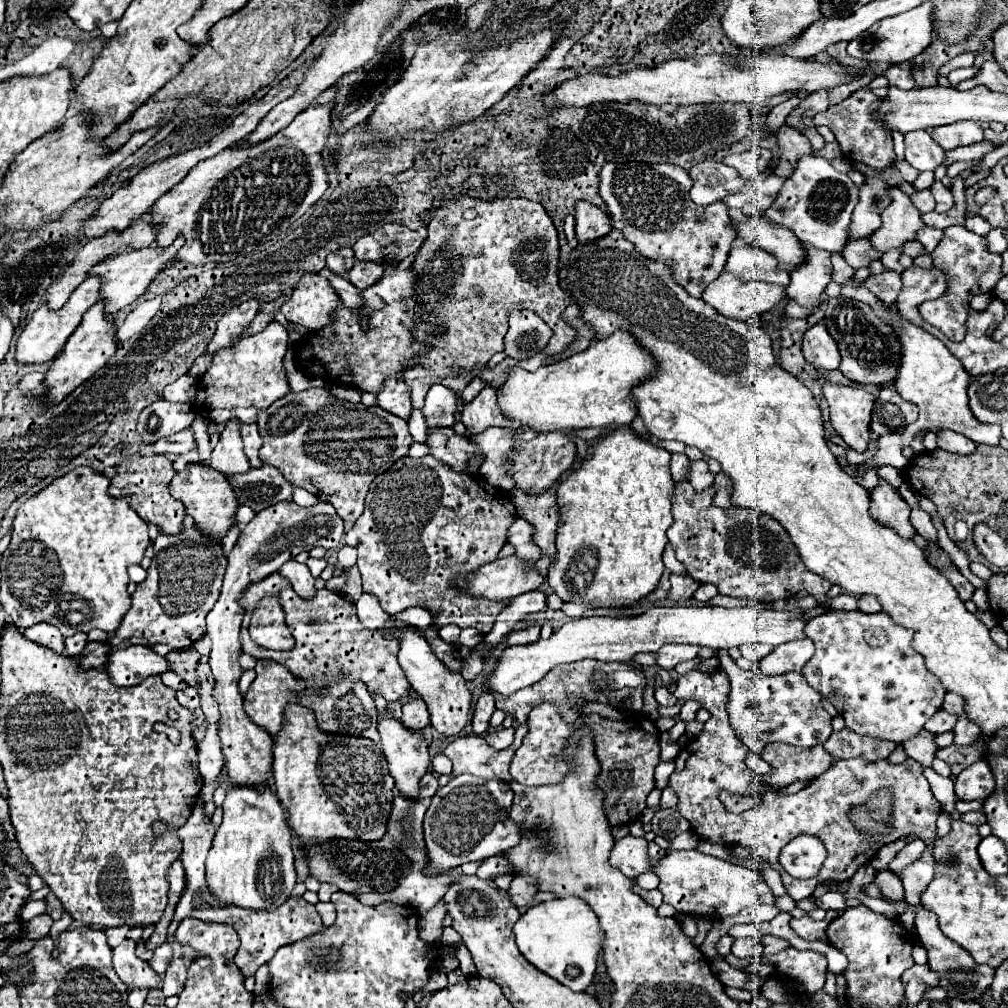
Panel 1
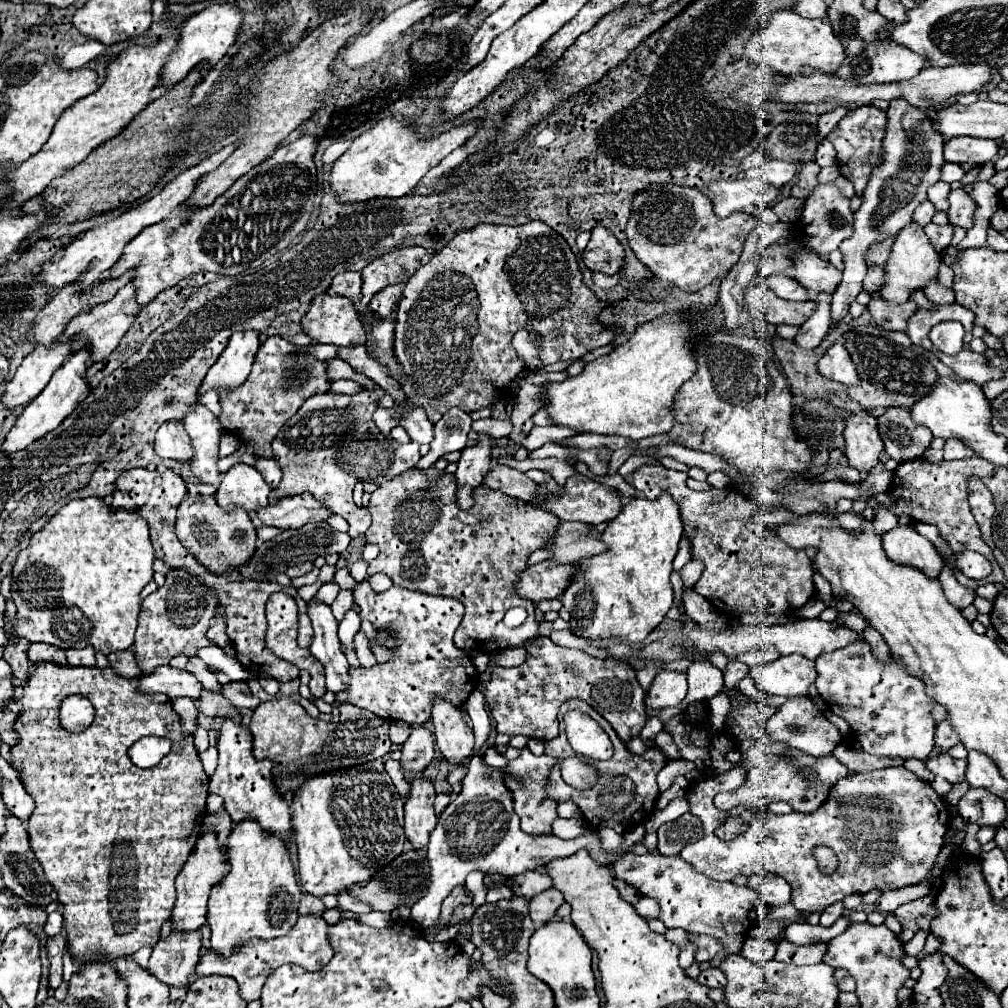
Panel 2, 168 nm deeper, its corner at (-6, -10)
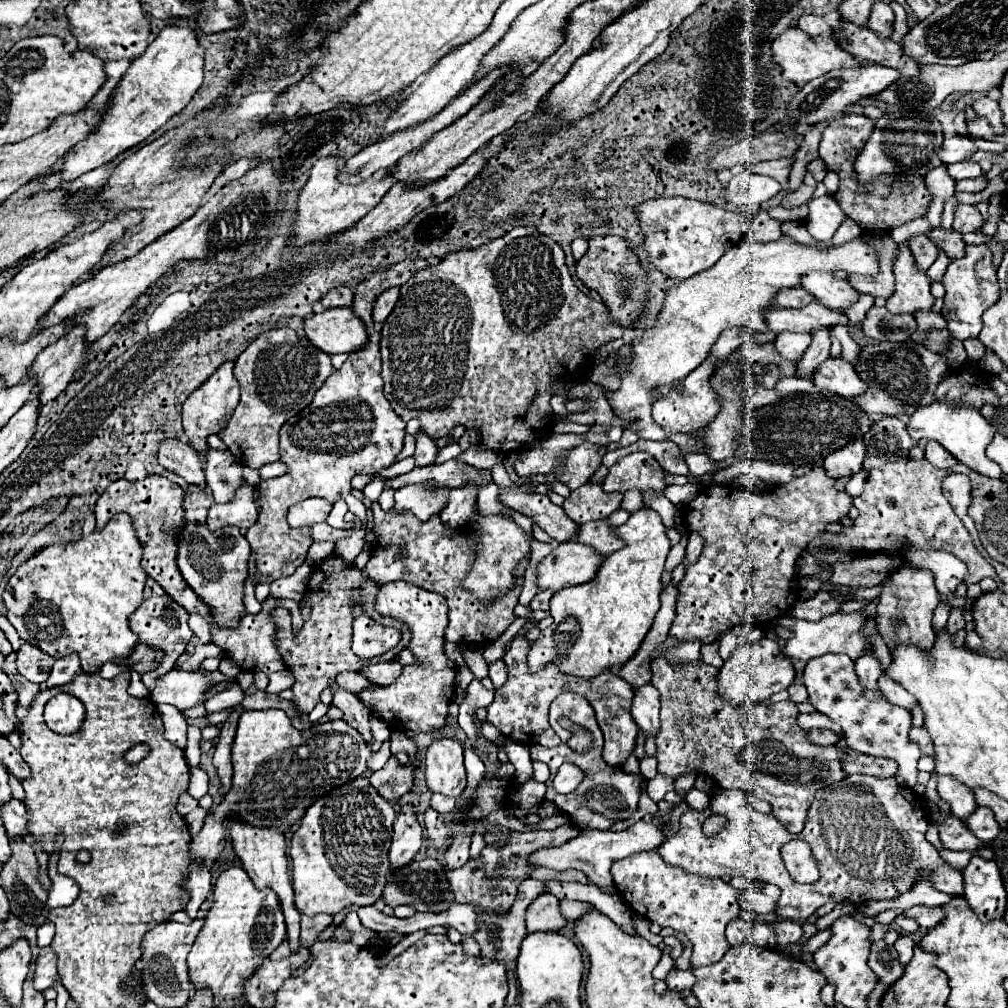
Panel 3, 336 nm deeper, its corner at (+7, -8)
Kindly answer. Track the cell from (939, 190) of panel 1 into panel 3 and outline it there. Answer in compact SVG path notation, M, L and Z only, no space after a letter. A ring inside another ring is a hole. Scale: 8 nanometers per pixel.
M958 205L952 229L960 233L972 233L972 231L980 231L982 225L984 225L984 217L974 205Z

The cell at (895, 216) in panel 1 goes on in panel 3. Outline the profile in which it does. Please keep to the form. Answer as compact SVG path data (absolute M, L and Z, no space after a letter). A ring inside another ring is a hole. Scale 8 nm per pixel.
M906 243L898 245L898 257L894 261L896 275L896 291L886 301L886 309L894 315L898 313L918 313L930 311L934 305L934 297L930 293L930 281L926 273L922 273L912 259L912 253Z

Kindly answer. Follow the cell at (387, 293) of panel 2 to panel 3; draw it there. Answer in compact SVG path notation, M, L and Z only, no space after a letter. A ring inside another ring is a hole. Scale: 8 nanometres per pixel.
M392 287L392 289L388 289L386 293L382 293L378 297L378 301L374 305L374 311L372 311L374 321L380 321L380 323L386 321L386 317L390 315L390 311L394 309L394 305L398 301L398 293L400 293L400 289L398 287Z

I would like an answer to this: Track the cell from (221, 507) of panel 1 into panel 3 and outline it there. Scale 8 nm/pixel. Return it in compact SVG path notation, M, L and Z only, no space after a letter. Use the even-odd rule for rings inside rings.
M186 525L178 539L178 567L188 587L210 607L218 627L238 627L244 611L244 583L248 579L250 545L234 527L210 531L206 525Z

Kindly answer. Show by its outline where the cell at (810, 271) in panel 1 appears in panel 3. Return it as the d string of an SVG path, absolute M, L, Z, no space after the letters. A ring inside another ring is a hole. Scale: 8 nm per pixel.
M780 333L774 341L778 353L786 361L798 361L810 347L812 337L808 333Z

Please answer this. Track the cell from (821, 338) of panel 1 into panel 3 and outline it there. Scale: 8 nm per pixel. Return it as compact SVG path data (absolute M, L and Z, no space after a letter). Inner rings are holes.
M842 357L826 359L814 373L814 385L818 391L830 391L846 399L854 399L866 393L866 383L862 383L854 367Z

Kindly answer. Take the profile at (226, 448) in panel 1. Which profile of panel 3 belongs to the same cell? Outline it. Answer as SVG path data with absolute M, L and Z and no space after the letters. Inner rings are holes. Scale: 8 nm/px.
M242 485L238 493L234 495L234 501L226 505L214 503L208 511L208 527L210 531L222 529L222 527L238 527L248 529L258 519L256 505L254 505L254 487Z

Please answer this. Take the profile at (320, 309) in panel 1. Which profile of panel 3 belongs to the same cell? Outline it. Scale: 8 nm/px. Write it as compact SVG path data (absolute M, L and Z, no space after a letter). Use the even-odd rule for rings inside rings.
M326 309L306 319L306 337L328 355L352 353L368 345L366 325L352 309Z

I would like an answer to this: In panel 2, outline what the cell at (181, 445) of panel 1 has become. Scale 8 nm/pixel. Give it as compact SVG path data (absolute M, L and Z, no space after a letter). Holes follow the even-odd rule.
M195 403L185 411L185 419L181 421L191 437L191 447L195 447L195 459L183 465L191 469L201 483L215 483L219 475L219 439L223 431L219 419L203 403Z

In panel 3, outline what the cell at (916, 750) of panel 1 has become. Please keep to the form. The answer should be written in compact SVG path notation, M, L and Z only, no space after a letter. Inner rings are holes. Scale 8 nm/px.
M938 775L938 793L950 805L952 815L960 817L962 821L966 821L970 813L974 813L974 807L978 807L974 793L954 777Z

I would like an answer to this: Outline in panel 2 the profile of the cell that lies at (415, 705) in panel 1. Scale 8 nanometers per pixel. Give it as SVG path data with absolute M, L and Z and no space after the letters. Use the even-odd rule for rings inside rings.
M423 725L413 727L409 739L403 743L401 753L403 753L401 767L405 771L405 777L409 777L411 773L423 771L431 763L431 759L435 757L433 733Z

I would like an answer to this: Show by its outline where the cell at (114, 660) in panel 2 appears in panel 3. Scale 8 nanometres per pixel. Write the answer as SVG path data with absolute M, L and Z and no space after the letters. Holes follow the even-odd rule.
M138 643L134 653L130 655L130 659L126 661L126 665L132 671L148 673L148 671L154 671L160 665L160 661L162 661L162 651L160 649L150 649L150 647Z

